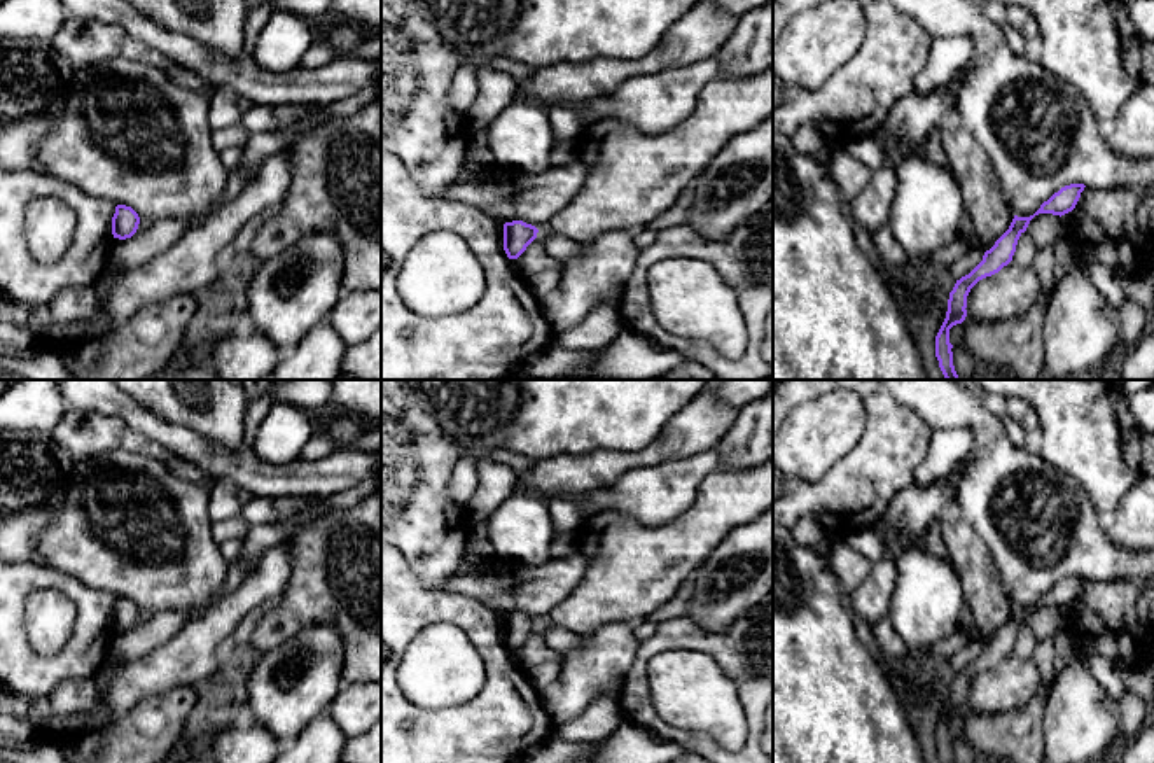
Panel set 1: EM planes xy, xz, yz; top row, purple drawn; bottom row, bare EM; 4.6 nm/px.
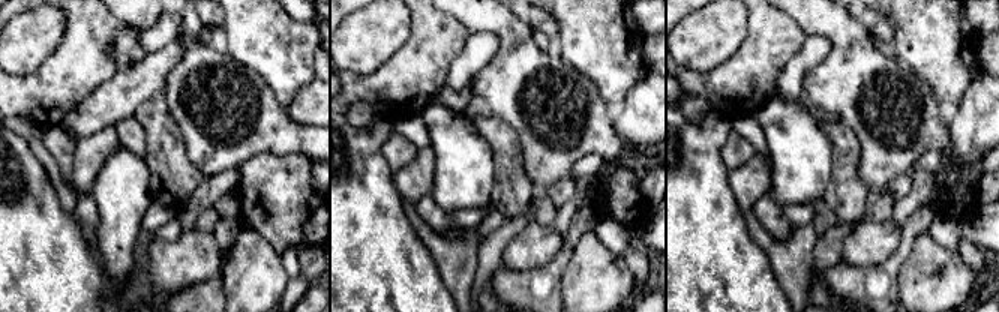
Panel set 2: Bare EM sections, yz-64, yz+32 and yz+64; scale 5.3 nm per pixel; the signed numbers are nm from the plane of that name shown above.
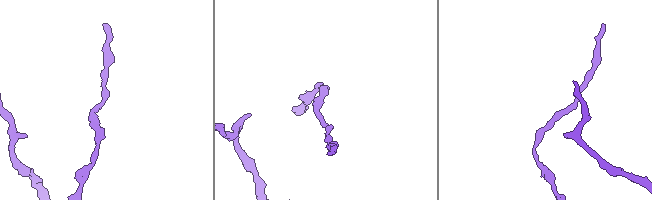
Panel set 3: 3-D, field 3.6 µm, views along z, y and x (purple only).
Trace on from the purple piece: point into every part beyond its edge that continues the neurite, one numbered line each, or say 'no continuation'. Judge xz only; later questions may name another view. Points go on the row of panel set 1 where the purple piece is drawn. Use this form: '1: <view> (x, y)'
no continuation

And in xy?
no continuation

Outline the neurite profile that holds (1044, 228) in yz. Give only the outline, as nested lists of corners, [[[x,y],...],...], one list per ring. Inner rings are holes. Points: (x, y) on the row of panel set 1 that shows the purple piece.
[[[1039,214],[1030,220],[1026,231],[1037,248],[1053,245],[1061,238],[1061,217],[1053,214]]]

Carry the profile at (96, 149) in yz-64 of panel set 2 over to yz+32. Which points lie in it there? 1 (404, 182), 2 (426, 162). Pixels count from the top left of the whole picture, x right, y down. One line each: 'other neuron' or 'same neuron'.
1: same neuron
2: same neuron

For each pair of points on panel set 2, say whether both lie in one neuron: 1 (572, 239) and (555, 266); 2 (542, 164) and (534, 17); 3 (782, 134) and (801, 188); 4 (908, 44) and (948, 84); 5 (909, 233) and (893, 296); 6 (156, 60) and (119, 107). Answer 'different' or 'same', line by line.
1: same
2: different
3: same
4: same
5: same
6: same

